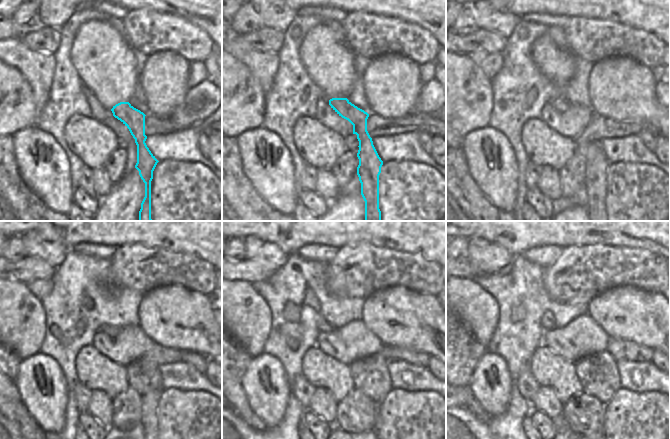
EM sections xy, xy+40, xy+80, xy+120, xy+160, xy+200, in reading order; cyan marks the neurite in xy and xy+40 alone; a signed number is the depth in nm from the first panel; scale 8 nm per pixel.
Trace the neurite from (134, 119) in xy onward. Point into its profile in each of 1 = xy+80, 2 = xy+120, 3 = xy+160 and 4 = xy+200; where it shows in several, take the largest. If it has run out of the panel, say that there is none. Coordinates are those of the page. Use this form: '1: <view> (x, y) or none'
1: xy+80 (596, 164)
2: xy+120 (149, 401)
3: xy+160 (323, 326)
4: xy+200 (548, 322)

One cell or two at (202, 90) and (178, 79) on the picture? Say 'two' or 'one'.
two

